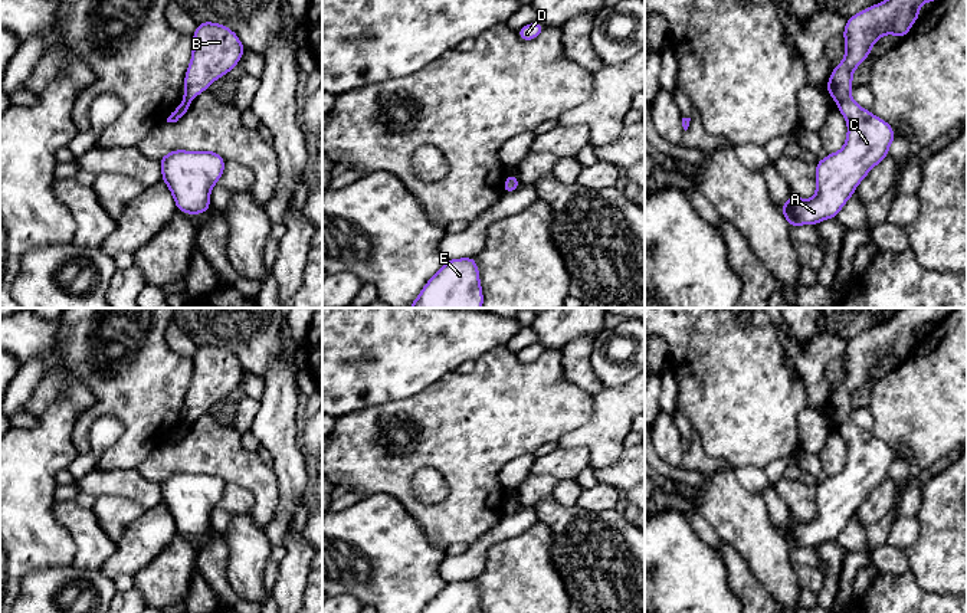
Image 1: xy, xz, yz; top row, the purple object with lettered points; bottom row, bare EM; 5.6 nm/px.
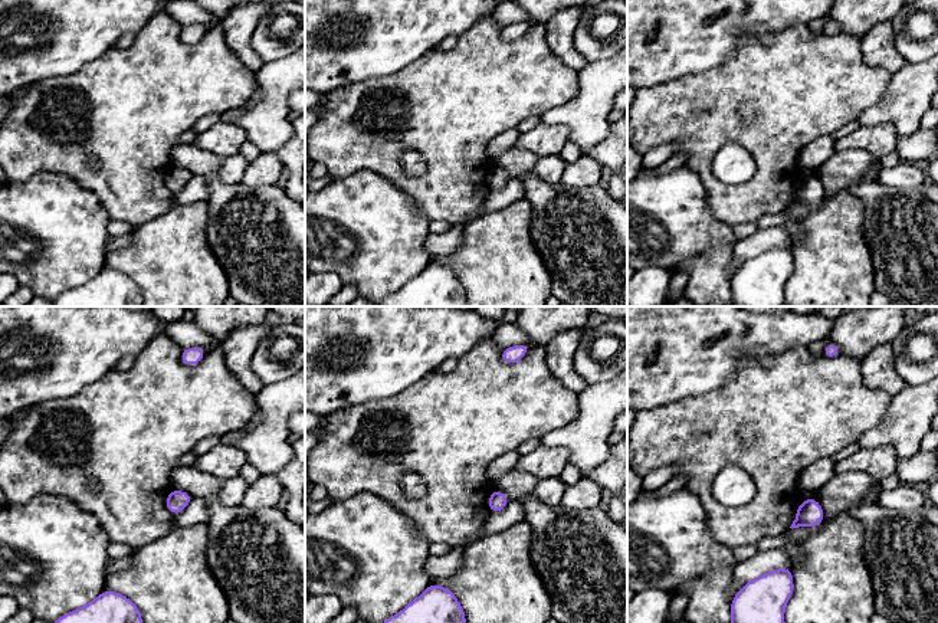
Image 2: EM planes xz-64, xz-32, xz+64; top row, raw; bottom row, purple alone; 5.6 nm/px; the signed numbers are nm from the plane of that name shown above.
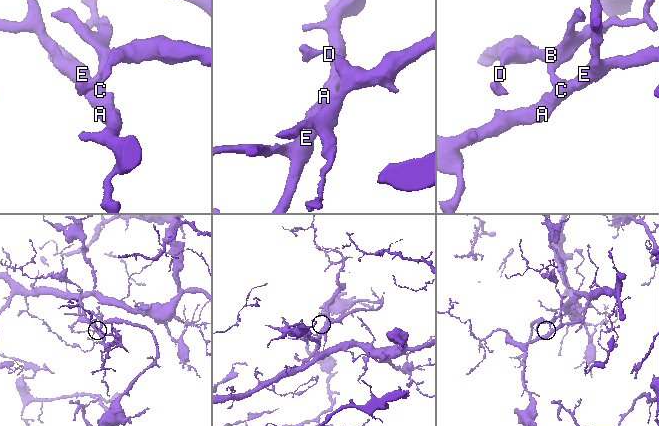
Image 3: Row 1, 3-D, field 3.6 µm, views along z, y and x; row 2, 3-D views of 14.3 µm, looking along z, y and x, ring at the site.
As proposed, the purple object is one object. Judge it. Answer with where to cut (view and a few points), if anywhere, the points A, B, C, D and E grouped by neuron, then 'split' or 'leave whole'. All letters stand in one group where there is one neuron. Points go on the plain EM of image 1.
cut in yz along (849, 418), (841, 418), (835, 422); A C E / B D; split

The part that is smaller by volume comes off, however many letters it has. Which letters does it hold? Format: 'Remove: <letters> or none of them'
Remove: B, D

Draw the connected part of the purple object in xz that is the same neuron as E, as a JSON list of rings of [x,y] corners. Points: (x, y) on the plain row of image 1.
[[[475,580],[446,581],[422,613],[482,613]]]

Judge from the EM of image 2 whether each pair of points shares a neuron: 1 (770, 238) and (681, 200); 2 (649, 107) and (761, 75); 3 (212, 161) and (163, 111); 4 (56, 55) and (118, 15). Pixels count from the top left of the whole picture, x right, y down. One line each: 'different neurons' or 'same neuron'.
1: different neurons
2: same neuron
3: different neurons
4: same neuron

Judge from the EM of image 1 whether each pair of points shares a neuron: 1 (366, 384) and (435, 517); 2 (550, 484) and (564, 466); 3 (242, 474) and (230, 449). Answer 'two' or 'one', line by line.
1: two
2: two
3: one

